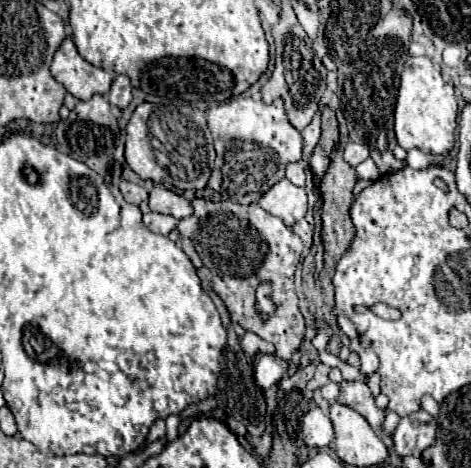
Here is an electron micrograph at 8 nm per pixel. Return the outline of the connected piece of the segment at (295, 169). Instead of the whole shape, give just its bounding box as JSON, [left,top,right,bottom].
[285,162,305,186]

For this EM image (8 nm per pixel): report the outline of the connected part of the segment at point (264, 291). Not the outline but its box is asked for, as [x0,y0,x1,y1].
[255,282,275,320]

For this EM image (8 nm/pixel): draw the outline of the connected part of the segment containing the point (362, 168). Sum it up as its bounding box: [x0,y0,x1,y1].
[355,158,379,180]

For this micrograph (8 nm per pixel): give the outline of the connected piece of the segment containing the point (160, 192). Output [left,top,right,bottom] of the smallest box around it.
[149,186,191,220]

